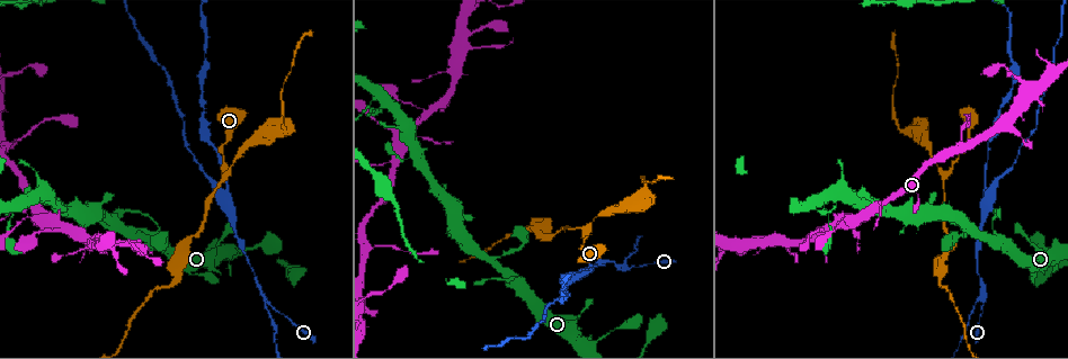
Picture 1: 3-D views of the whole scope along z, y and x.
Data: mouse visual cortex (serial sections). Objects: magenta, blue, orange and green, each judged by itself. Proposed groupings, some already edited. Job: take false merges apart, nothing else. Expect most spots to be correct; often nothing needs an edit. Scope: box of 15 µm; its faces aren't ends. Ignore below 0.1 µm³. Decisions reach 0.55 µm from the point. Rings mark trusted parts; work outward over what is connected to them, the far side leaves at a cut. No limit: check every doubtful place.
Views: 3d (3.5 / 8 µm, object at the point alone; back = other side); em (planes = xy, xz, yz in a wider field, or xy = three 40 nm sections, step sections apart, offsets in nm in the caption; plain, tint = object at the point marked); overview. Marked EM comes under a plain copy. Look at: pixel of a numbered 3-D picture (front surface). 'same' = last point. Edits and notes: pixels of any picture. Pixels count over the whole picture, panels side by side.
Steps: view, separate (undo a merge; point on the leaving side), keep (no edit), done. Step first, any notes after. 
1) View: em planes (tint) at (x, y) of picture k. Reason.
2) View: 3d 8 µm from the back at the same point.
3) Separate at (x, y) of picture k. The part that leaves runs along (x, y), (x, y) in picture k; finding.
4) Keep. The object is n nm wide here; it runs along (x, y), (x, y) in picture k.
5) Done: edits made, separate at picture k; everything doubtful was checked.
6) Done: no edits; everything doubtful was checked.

View: em xy step 5 (tint) at (265, 298) of picture 1. Branch point.

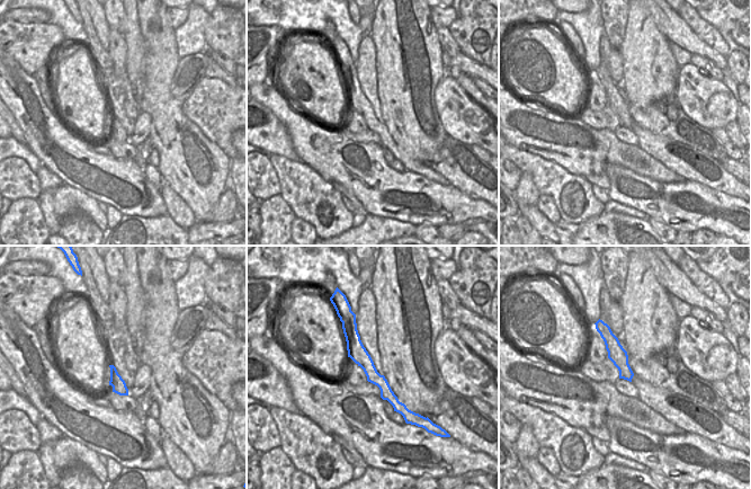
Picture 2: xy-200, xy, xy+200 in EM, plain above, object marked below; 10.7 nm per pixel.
View: 3d 3.5 µm at the same point. Wider look.

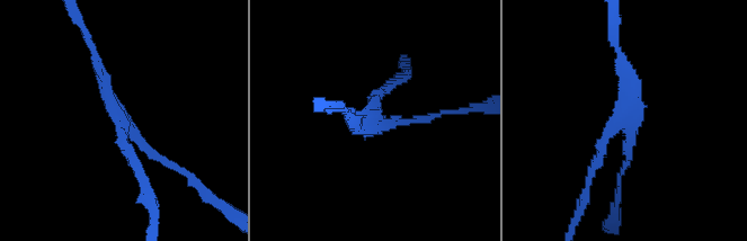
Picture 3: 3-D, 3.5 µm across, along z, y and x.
Keep. It runs along (184, 172), (139, 142), (97, 62) in picture 3; all the same cell.

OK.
View: 3d 8 µm from the back at (939, 281) of picture 1. Calibre changes.

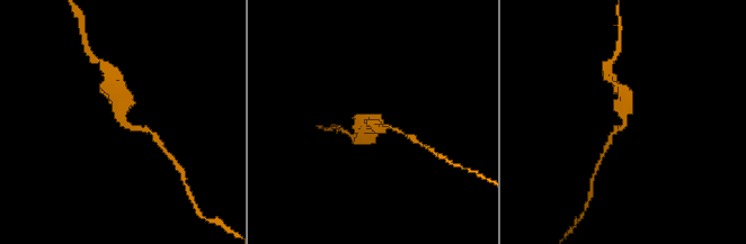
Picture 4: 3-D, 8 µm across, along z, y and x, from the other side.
View: 3d 3.5 µm at (623, 120) of picture 4.

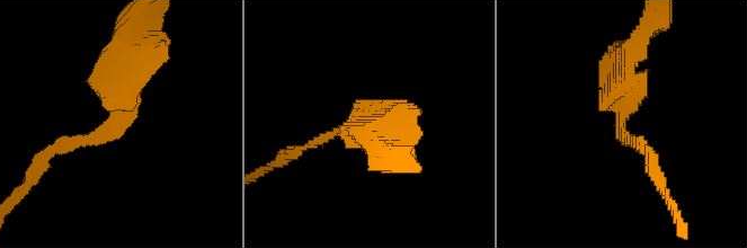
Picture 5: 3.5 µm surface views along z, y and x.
View: em planes (tint) at (118, 118) of picture 5. The arms are 150, 350 nm wide.

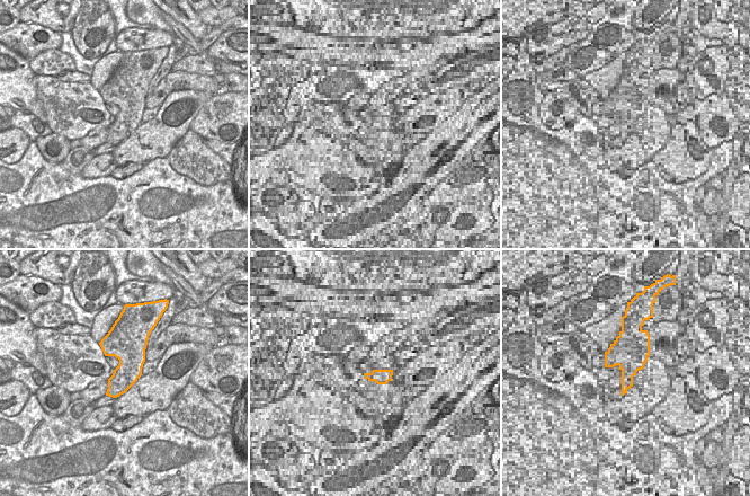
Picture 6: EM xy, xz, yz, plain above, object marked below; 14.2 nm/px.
Keep. The object is 360 nm wide here; it runs along (122, 47), (122, 116), (55, 148) in picture 5; one cell here.

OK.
View: 3d 8 µm at (987, 205) of picture 1. Side arm on a straight run.

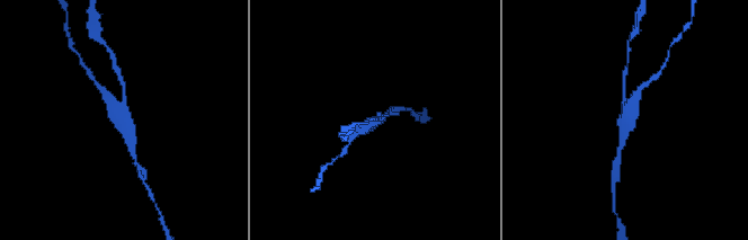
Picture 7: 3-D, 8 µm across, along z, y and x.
View: em xy step 5 (tint) at (375, 122) of picture 7. 3 arms meet here; the arms are 100, 150, 400 nm wide; need the tissue.

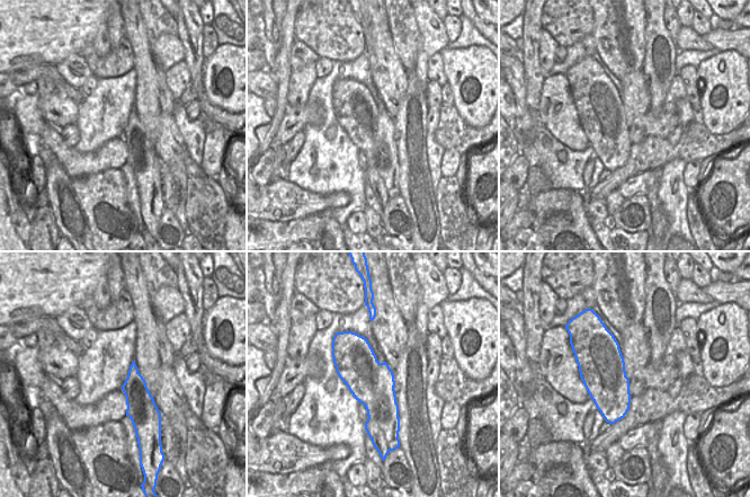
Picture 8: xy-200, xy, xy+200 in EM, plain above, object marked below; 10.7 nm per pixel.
Separate at (630, 105) of picture 7. The object is 480 nm wide here; a border runs along (378, 362), (373, 419), (383, 434) in picture 8; a second cell is stuck on.

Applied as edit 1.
View: 3d 3.5 µm at (962, 140) of picture 1. Thin neck.

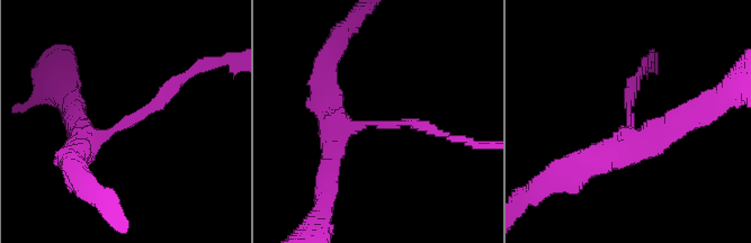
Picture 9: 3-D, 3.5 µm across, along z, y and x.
View: em xy step 2 (tint) at (629, 124) of picture 9. The arms are 150, 350 nm wide.

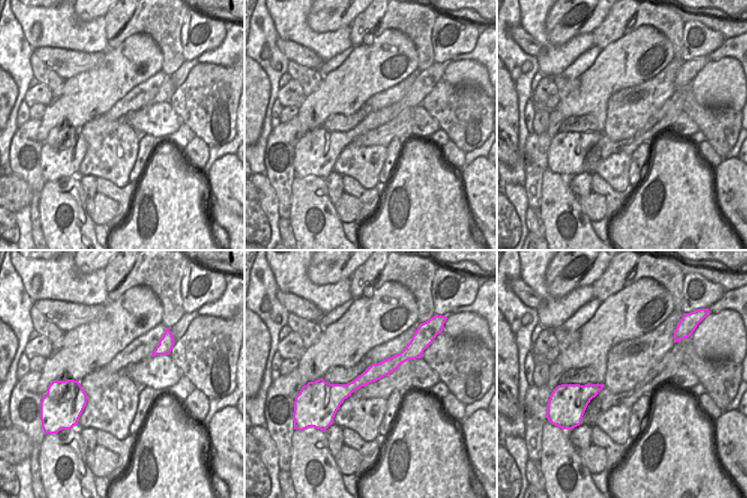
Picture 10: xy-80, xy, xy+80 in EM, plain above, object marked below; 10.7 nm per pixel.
Keep. It runs along (414, 354), (348, 389), (322, 383) in picture 10; one cell here.

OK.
Done: edits made, separate at picture 7; everything doubtful was checked.

